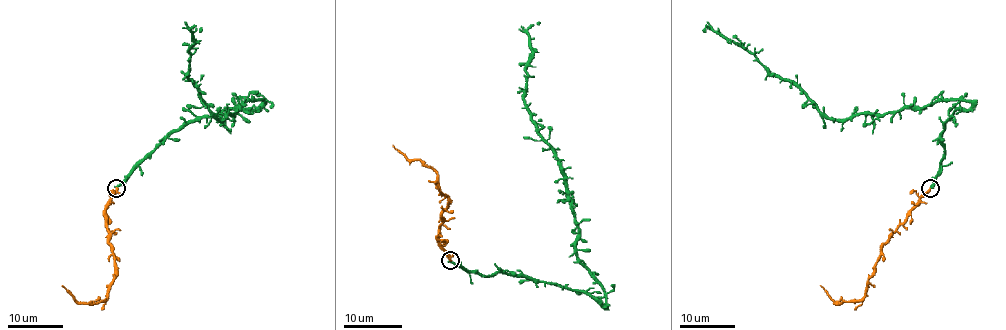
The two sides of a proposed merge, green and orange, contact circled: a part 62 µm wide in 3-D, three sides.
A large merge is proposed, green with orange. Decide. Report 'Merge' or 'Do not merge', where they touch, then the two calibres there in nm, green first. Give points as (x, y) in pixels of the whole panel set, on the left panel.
Merge. Place: (116, 188). Thickness 240 nm (green) against 240 nm

